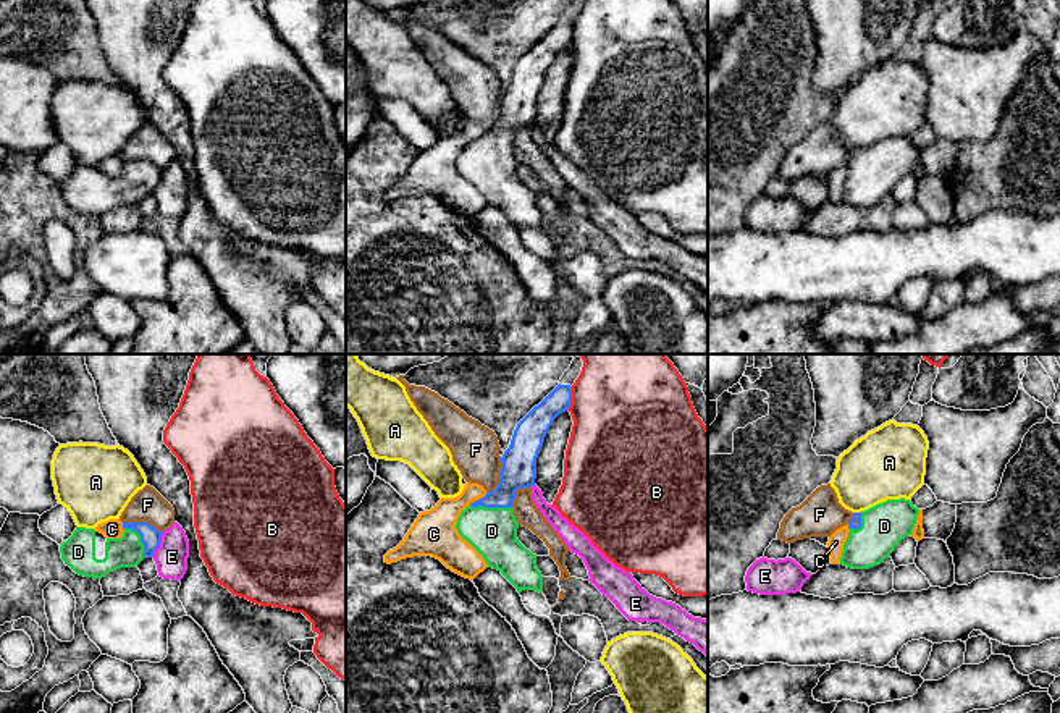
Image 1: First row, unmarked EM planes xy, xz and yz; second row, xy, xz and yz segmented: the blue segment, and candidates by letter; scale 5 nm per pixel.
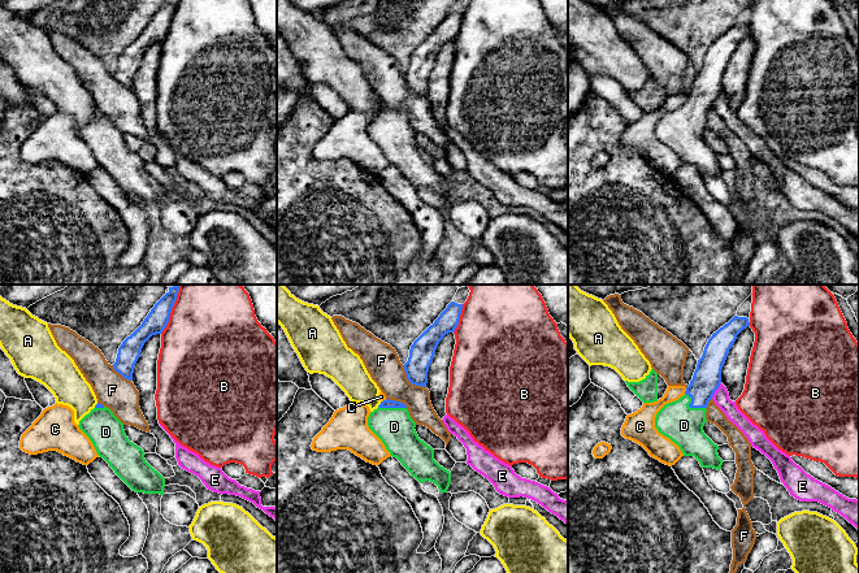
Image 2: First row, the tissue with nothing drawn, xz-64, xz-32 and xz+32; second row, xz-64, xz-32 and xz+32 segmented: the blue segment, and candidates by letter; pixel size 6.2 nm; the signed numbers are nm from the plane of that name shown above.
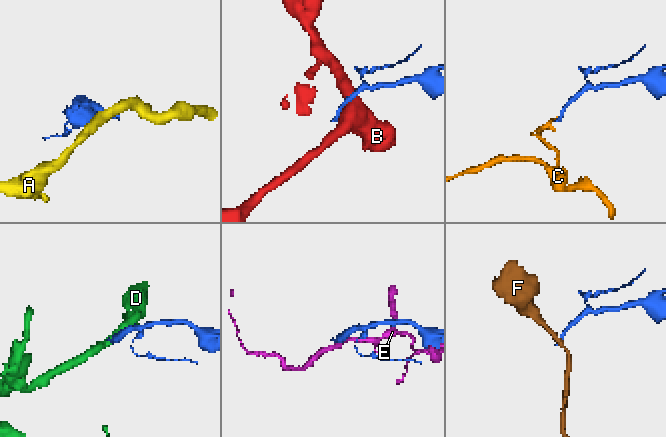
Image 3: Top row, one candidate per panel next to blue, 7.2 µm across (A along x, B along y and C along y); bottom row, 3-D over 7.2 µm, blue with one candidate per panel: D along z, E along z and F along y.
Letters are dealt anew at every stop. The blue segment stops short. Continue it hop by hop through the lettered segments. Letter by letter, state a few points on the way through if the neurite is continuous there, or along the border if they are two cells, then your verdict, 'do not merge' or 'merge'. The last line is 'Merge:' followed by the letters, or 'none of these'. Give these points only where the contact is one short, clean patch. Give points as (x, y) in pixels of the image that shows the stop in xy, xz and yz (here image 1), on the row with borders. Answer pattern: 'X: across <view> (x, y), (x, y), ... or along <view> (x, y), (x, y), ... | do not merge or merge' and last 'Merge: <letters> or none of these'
A: along yz (855, 511), (860, 513) | do not merge
B: do not merge
C: along xz (487, 493), (469, 505) | do not merge
D: across xz (519, 464), (504, 493), (492, 506), (492, 531) | merge
E: do not merge
F: along xy (123, 521), (147, 521), (162, 532) | do not merge
Merge: D

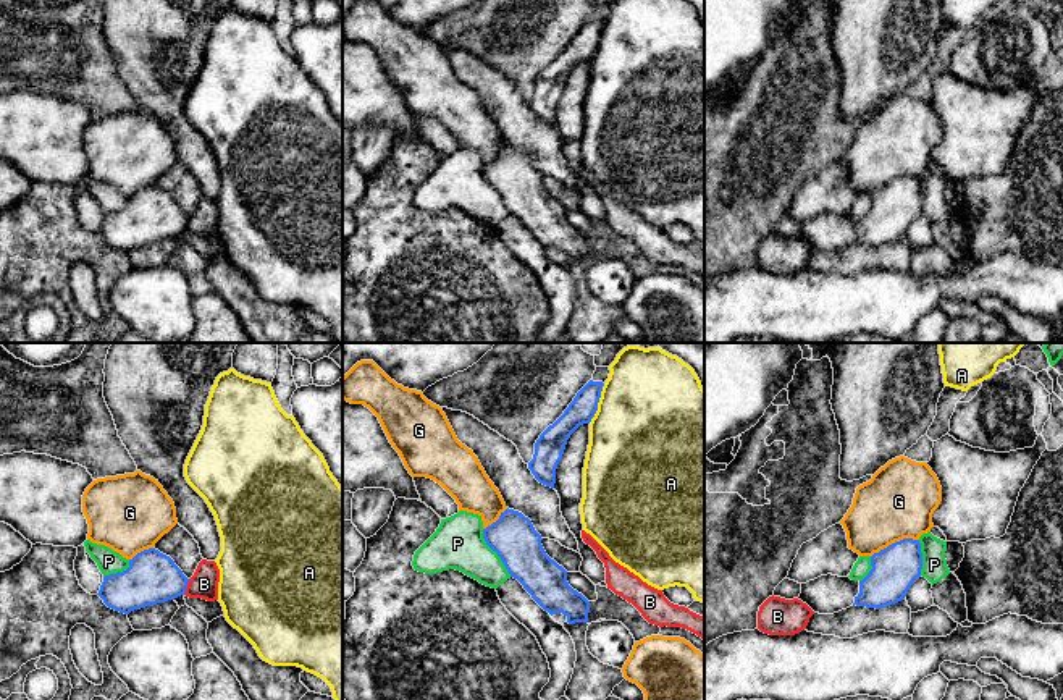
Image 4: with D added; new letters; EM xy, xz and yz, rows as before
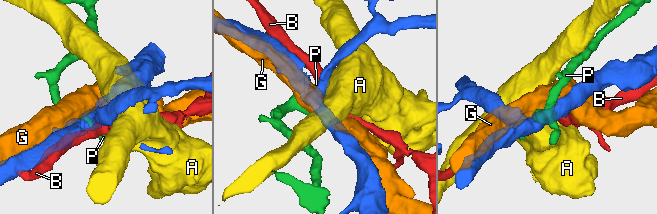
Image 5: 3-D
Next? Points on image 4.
A: do not merge
B: do not merge
G: do not merge
P: along xz (482, 529), (483, 540), (511, 576) | do not merge
Merge: none of these

